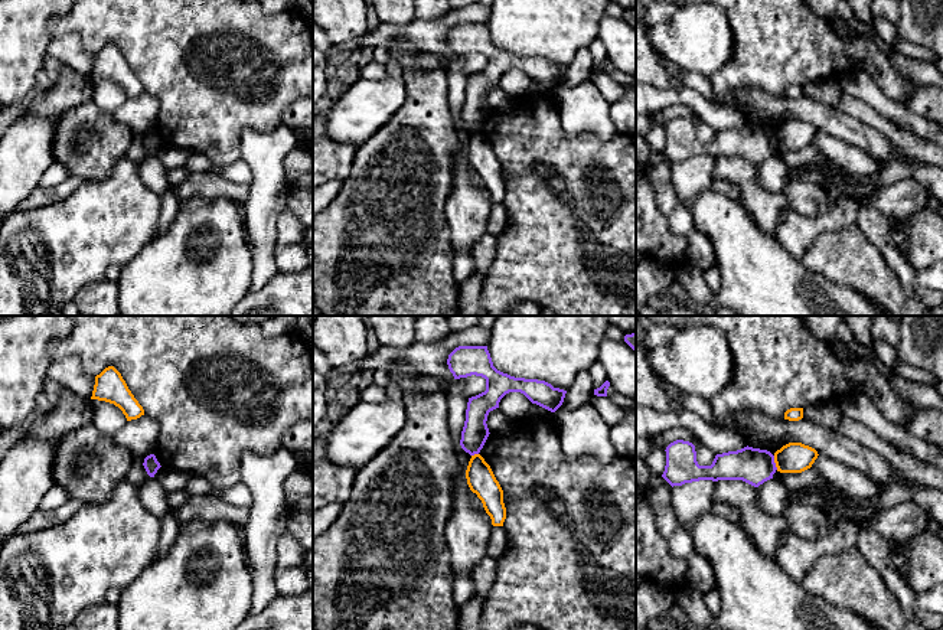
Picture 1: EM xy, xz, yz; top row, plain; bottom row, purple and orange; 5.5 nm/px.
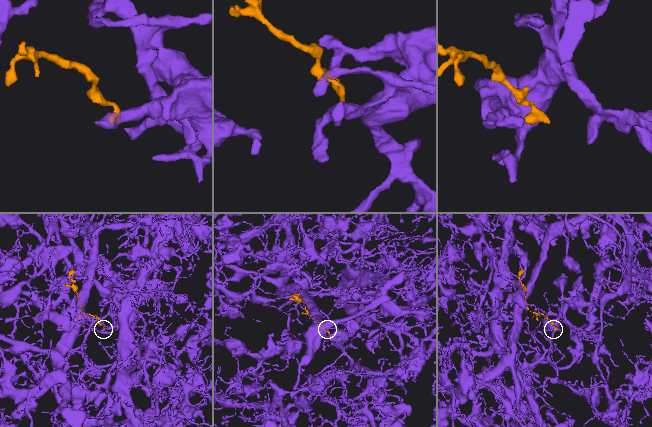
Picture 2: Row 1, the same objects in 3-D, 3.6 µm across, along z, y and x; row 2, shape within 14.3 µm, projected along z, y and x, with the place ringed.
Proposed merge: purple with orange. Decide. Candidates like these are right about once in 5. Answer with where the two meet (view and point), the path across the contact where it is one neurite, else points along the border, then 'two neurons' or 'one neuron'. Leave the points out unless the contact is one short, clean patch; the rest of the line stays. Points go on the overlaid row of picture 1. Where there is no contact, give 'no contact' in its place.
contact yz (775, 463); border yz (773, 456), (777, 469); two neurons

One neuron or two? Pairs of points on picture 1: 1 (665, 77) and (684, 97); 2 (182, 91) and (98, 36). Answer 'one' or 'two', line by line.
1: two
2: one

